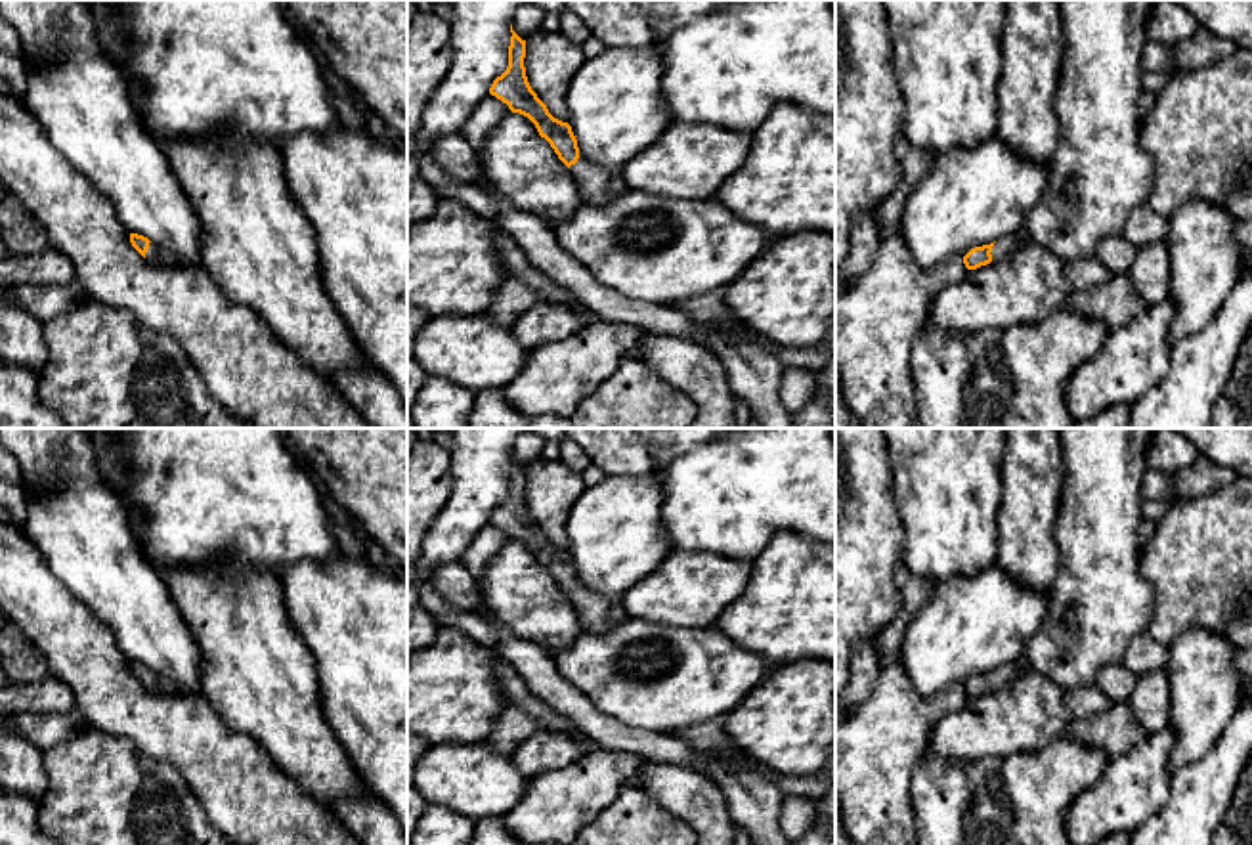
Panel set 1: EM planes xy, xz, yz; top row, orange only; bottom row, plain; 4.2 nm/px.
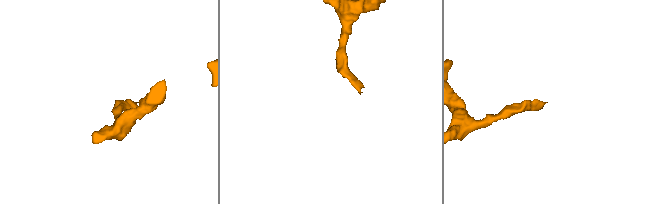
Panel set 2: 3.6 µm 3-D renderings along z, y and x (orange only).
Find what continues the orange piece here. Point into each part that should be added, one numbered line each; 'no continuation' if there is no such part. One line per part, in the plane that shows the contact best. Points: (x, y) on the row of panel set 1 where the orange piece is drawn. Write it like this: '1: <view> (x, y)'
1: yz (1006, 245)

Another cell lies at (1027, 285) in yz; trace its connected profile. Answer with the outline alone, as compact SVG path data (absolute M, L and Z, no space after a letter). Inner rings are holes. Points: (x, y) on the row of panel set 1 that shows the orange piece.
M1028 237L1013 254L977 270L967 270L960 281L944 287L931 310L931 317L952 335L1004 329L1015 323L1032 325L1067 304L1070 294L1063 262Z

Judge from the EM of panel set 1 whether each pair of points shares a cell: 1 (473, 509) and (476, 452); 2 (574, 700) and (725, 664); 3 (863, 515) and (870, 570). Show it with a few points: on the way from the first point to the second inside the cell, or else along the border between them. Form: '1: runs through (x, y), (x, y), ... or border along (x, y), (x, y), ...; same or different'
1: runs through (476, 496), (476, 465); same
2: border along (555, 664), (557, 671), (601, 712), (622, 723); different
3: runs through (863, 528), (863, 557); same

